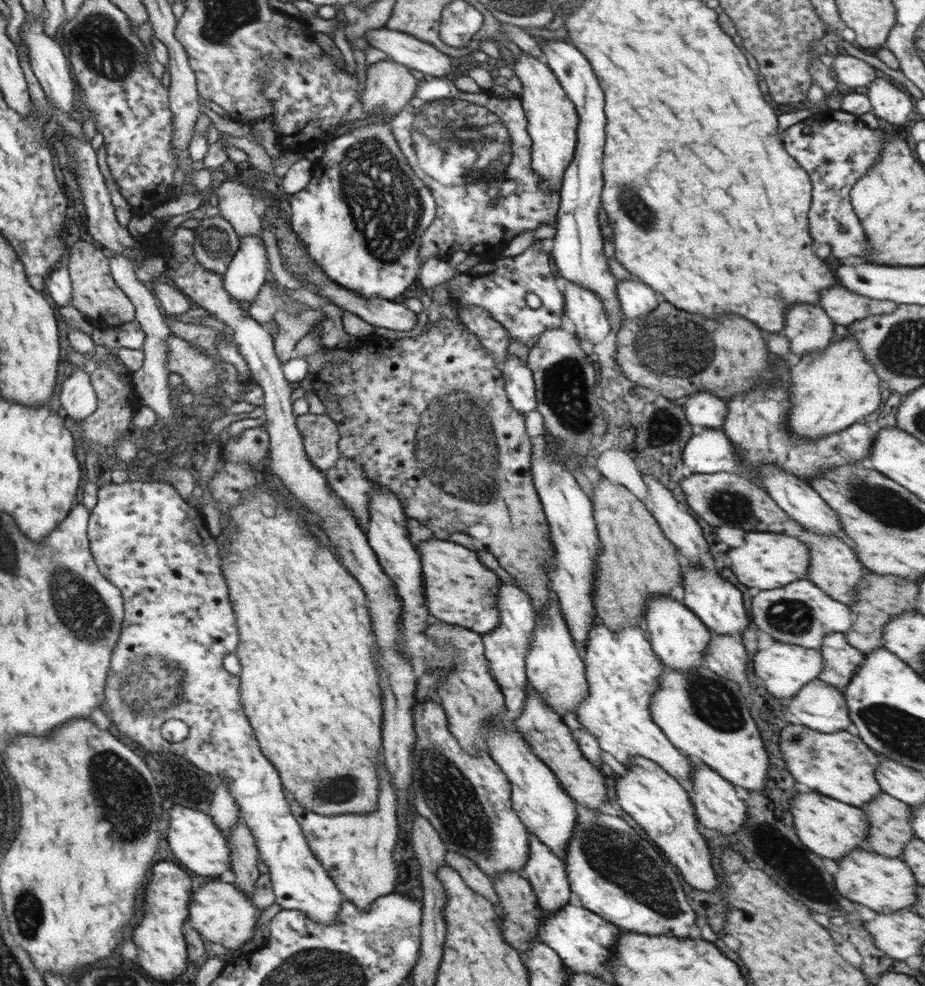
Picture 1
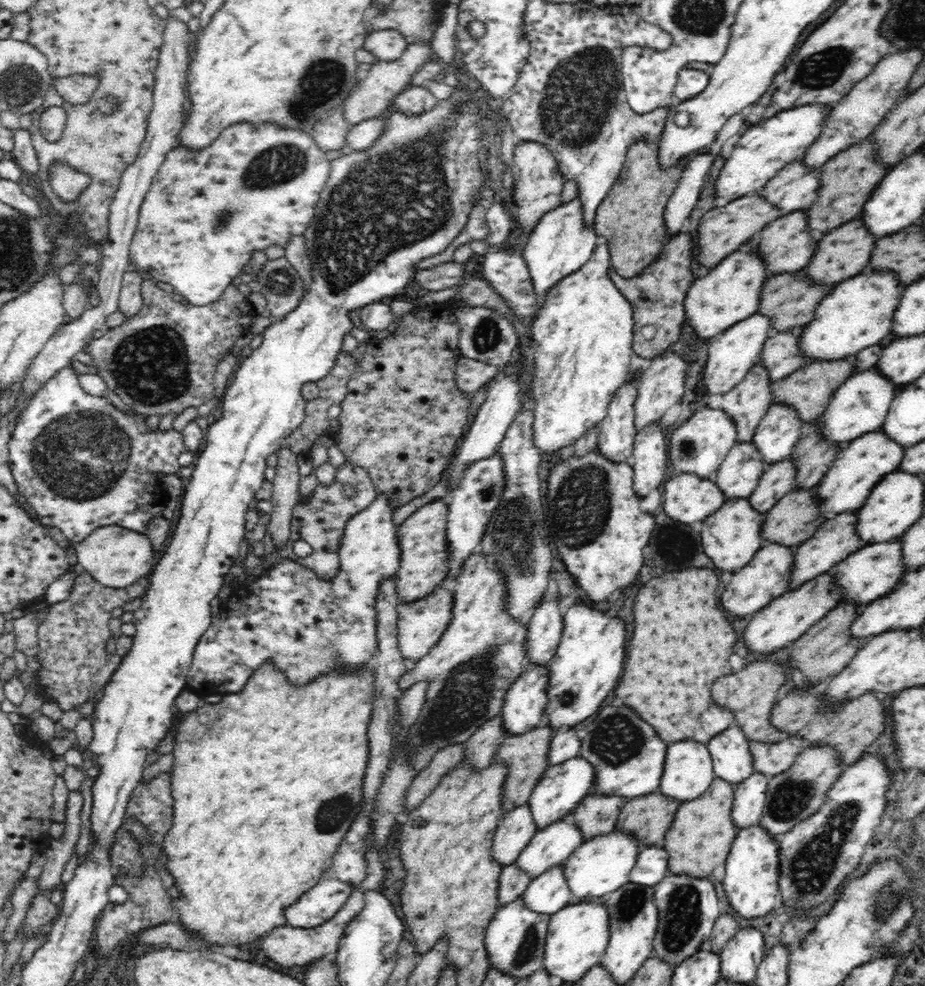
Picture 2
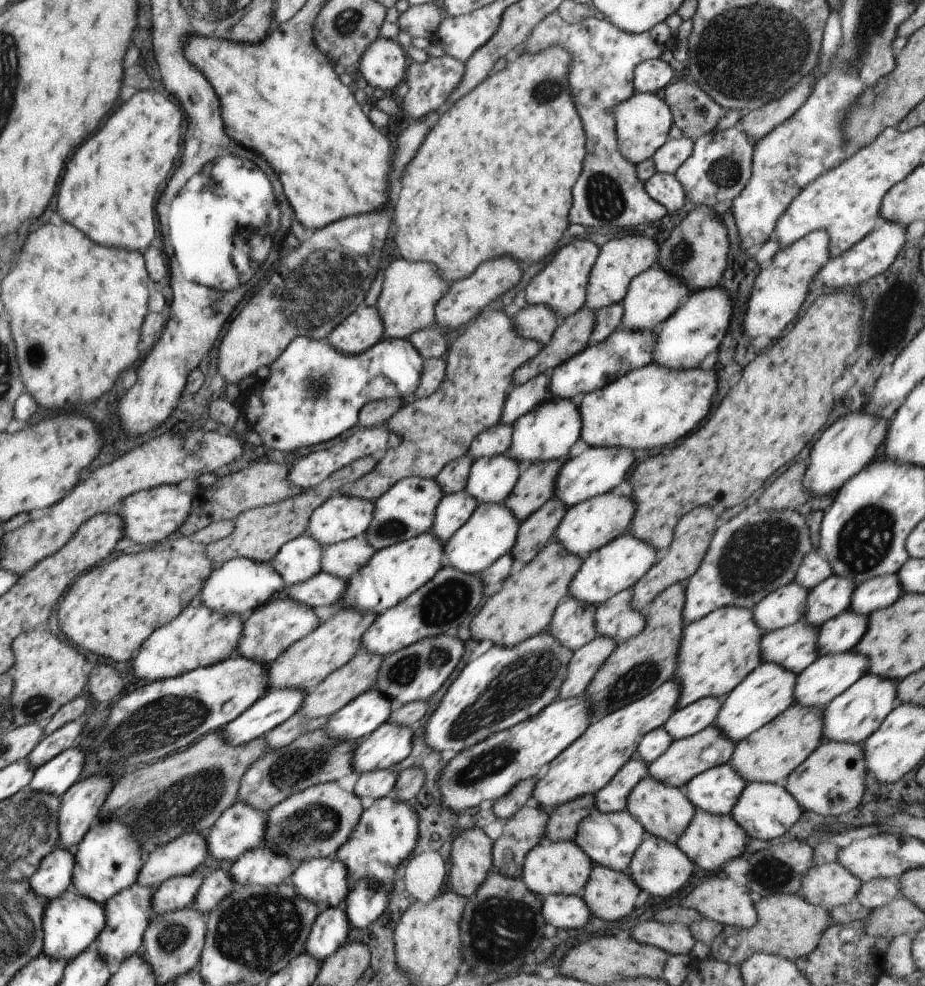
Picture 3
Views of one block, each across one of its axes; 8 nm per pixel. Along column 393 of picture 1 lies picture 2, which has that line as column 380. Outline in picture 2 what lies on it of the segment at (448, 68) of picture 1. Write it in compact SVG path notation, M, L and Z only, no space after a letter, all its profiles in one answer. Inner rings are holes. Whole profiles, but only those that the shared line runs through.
M396 29L369 32L364 40L363 48L372 51L377 61L393 61L402 56L408 41Z

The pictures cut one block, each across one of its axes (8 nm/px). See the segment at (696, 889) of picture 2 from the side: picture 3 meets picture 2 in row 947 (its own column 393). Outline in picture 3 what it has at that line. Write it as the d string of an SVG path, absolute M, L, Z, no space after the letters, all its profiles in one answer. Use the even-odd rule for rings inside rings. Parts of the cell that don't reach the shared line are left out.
M440 634L415 642L384 657L382 666L378 670L377 690L380 690L387 698L390 698L390 705L393 710L405 704L410 704L410 702L428 701L430 696L438 692L442 684L450 678L464 652L464 643L457 636Z

